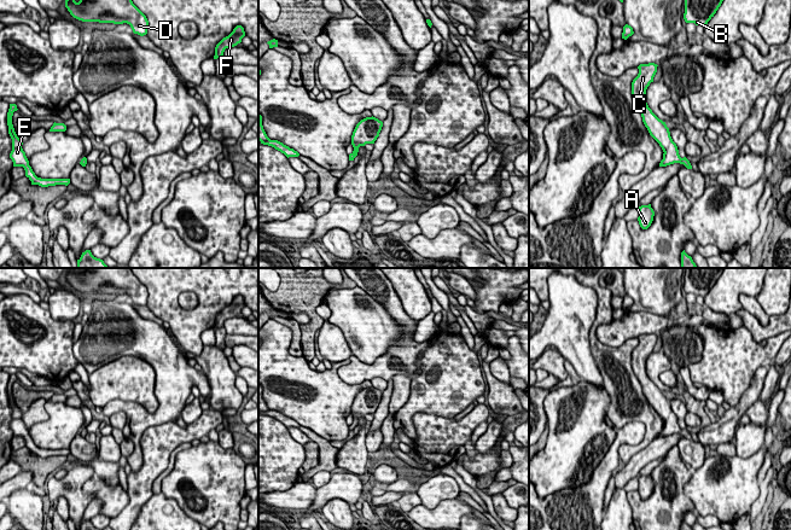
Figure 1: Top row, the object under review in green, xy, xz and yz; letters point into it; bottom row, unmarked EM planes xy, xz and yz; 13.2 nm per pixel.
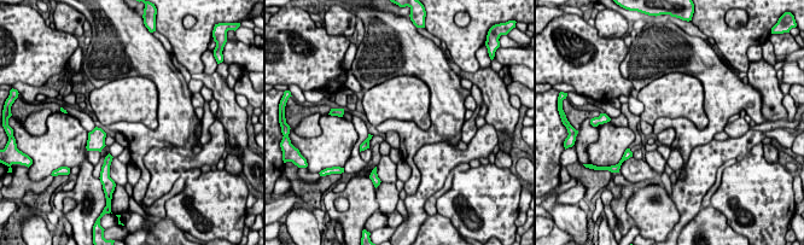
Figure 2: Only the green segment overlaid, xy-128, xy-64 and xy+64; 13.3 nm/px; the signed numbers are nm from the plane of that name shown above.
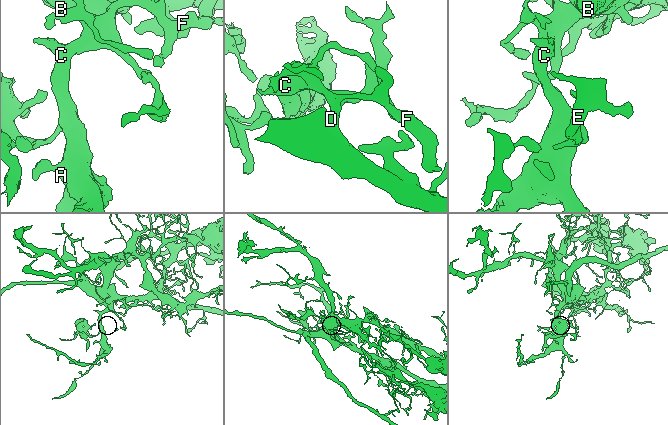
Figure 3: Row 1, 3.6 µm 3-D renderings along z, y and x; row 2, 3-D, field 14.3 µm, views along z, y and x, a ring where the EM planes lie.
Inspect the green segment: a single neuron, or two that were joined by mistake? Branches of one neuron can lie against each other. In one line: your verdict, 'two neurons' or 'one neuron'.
two neurons

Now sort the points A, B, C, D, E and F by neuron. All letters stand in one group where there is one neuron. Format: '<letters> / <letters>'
A B C D F / E

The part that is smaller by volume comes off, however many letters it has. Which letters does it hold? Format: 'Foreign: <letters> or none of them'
Foreign: E

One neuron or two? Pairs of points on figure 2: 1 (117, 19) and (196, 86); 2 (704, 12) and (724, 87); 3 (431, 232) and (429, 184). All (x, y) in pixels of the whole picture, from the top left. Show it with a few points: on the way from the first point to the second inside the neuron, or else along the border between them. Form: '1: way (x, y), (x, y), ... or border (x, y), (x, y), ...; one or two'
1: border (187, 83), (187, 87), (193, 93); two
2: border (714, 47), (732, 69); two
3: border (427, 215), (418, 232); two

